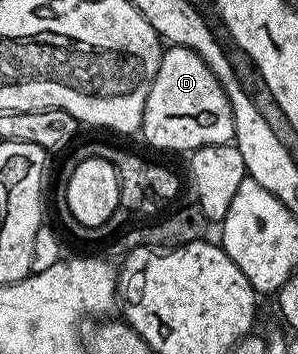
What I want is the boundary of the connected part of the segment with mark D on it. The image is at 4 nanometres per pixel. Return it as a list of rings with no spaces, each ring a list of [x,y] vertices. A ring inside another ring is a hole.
[[[168,45],[145,100],[141,135],[159,150],[190,152],[202,146],[228,144],[235,136],[235,117],[231,102],[221,88],[217,76],[189,48]]]

